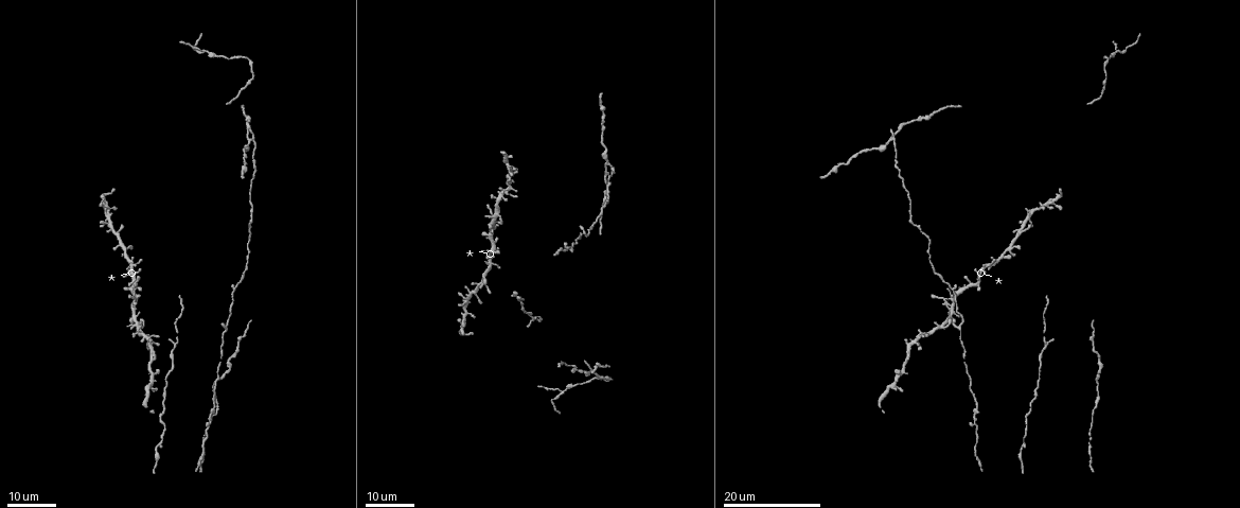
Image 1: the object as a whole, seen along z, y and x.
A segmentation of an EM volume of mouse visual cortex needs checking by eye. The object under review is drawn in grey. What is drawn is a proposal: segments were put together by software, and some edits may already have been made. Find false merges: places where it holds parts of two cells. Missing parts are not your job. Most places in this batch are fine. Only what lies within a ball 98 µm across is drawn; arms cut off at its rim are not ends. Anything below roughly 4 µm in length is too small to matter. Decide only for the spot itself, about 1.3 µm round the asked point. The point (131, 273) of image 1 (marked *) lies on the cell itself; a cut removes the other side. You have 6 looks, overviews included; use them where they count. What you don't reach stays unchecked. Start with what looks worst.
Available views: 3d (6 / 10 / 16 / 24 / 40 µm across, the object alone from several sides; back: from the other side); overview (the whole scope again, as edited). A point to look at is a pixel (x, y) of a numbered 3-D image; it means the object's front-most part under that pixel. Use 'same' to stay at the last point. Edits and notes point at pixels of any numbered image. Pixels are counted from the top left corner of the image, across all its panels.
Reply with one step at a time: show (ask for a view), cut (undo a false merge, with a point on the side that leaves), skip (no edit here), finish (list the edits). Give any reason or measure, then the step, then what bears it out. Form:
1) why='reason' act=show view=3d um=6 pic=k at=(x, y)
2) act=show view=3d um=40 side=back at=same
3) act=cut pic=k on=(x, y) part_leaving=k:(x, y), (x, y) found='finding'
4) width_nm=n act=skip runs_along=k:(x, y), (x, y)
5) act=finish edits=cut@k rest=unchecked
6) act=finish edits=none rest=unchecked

why='two arms in line, one across' act=show view=3d um=24 pic=1 at=(890, 139)

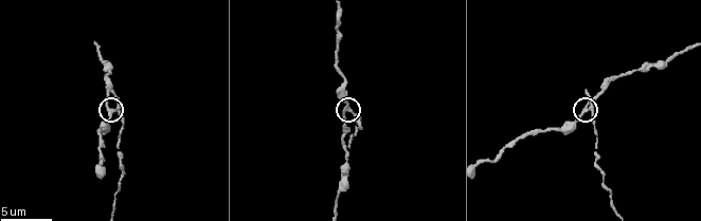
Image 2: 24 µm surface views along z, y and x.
act=show view=3d um=10 pic=2 at=(107, 109)

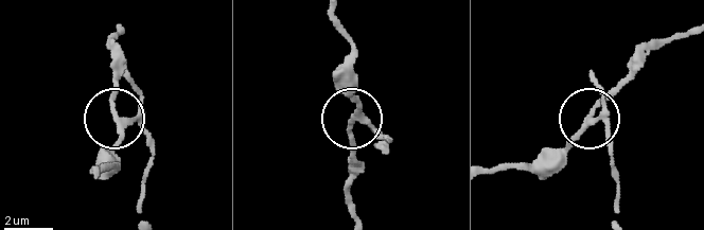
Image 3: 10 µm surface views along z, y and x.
act=cut pic=3 on=(113, 152) part_leaving=3:(586, 124), (592, 107), (640, 53), (689, 34) found='a second cell is stuck on'

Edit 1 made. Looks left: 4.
why='a fork' act=show view=3d um=24 pic=1 at=(961, 326)

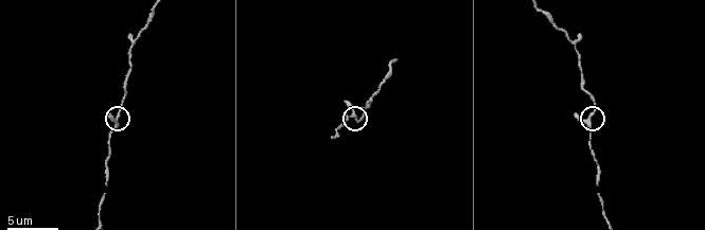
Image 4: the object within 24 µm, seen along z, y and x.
act=show view=3d um=6 pic=4 at=(590, 122)

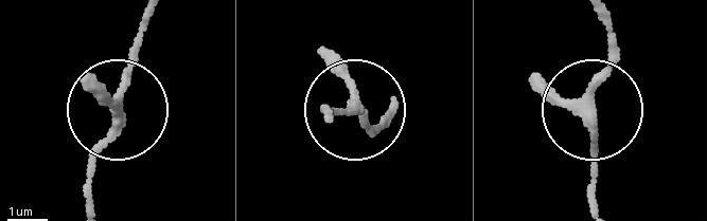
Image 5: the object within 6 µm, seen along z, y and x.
arms=3 act=skip found='continuous, no second cell'

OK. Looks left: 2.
why='four or more arms meet' act=show view=3d um=16 pic=1 at=(1011, 248)

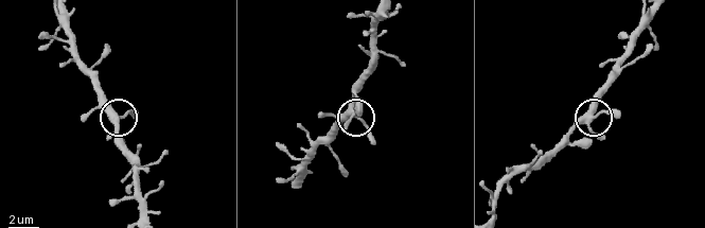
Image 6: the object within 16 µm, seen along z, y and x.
act=show view=3d um=6 pic=6 at=(111, 115)

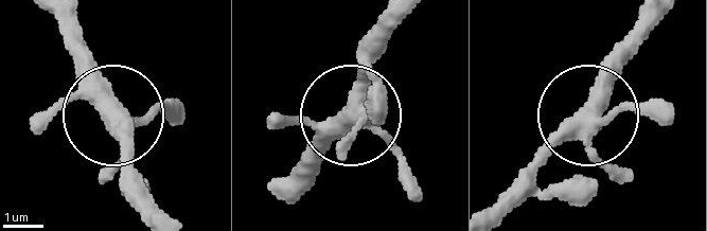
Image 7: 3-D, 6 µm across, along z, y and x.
arms=4 act=skip runs_along=7:(164, 212), (120, 114), (181, 111) found='continuous, no second cell'

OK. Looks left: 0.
act=finish edits=cut@3 rest=unchecked

